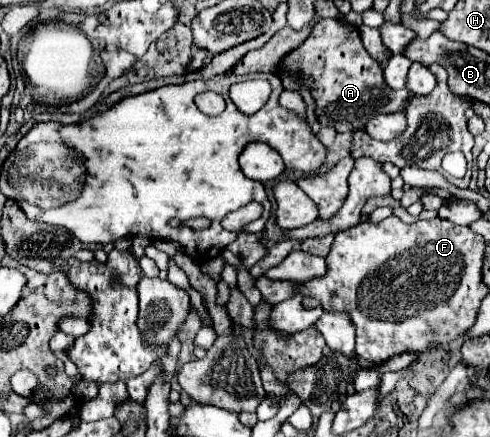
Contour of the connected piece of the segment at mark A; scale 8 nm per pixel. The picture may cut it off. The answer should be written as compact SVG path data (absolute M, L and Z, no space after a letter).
M322 19L312 29L310 37L296 49L296 53L290 53L280 67L292 75L296 71L302 73L302 81L282 77L284 87L298 89L300 83L306 83L316 99L318 121L334 127L338 133L366 127L366 123L378 113L378 105L380 113L404 113L412 97L412 93L394 91L386 85L380 63L366 53L358 29L344 19Z

